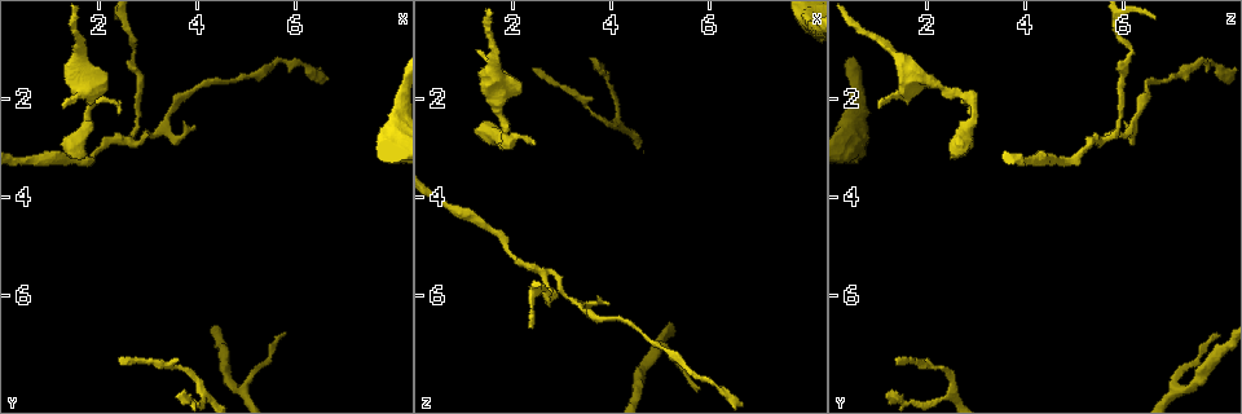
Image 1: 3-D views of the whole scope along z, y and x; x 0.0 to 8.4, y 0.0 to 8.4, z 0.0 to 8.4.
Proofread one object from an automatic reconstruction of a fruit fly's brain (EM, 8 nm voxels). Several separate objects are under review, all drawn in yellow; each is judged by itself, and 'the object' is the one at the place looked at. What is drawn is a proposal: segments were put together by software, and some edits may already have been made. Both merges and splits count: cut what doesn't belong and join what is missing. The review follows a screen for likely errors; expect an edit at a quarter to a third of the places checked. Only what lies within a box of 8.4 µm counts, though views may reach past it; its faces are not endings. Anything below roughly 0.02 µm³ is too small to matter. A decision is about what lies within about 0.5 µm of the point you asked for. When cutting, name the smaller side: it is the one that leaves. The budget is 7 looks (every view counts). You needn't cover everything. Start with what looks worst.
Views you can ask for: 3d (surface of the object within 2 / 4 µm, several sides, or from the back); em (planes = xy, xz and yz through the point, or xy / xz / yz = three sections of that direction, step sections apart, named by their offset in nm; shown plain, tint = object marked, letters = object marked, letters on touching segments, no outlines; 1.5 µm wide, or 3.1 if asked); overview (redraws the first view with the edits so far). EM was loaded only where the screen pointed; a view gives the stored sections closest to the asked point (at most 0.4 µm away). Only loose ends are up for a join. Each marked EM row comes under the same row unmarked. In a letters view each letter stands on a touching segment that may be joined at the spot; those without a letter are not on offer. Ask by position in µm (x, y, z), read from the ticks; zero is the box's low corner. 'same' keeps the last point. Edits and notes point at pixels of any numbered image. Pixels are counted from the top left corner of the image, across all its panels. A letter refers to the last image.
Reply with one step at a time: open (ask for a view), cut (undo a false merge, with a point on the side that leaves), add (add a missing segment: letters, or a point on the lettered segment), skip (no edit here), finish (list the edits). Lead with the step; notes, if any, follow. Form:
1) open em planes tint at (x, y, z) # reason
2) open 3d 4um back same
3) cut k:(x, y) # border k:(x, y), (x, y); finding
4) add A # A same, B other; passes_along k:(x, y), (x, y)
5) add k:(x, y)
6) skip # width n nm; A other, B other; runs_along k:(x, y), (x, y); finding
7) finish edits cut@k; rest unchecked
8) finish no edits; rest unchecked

open 3d 4um at (2.45, 2.30, 2.85) # tapers out

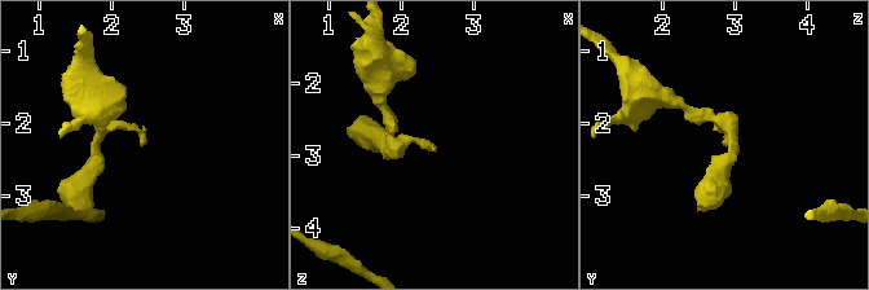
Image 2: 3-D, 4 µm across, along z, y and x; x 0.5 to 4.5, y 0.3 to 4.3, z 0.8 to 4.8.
open em xz step 8 letters at (2.45, 2.35, 2.85)

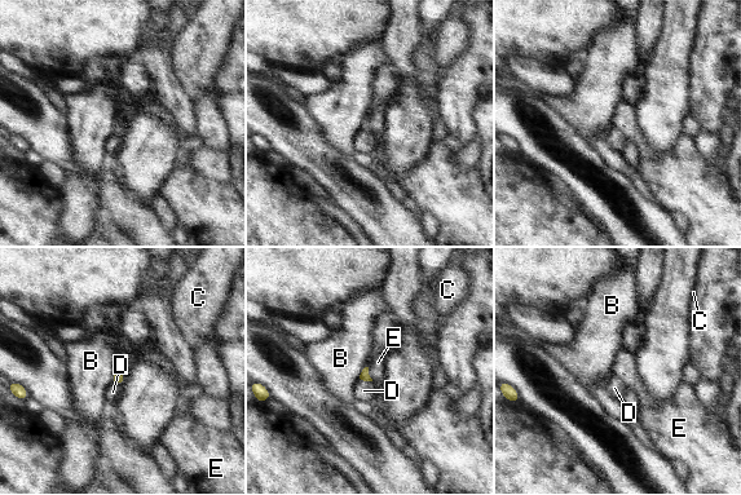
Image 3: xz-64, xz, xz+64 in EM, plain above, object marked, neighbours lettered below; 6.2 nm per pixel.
open em xy step 4 letters same # cut it another way

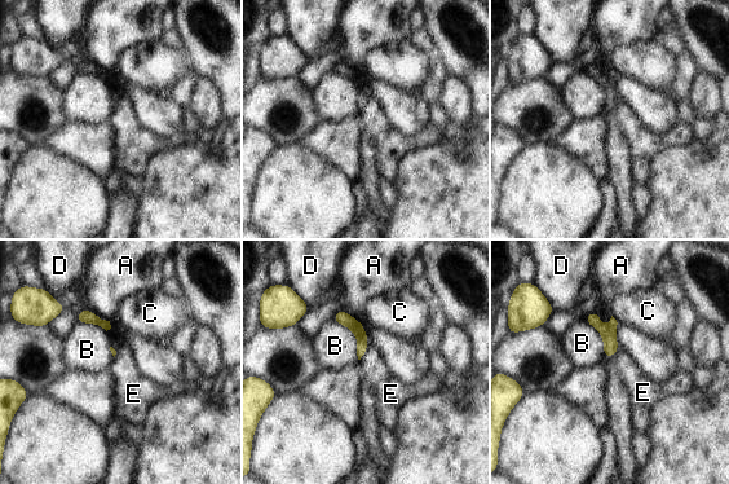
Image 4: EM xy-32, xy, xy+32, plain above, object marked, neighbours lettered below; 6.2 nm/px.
skip # A other, B other, C other, D other, E other; border 4:(369, 346), (359, 360); no lettered segment goes on from it

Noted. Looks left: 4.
open 3d 2um at (2.40, 7.30, 1.35) # free end

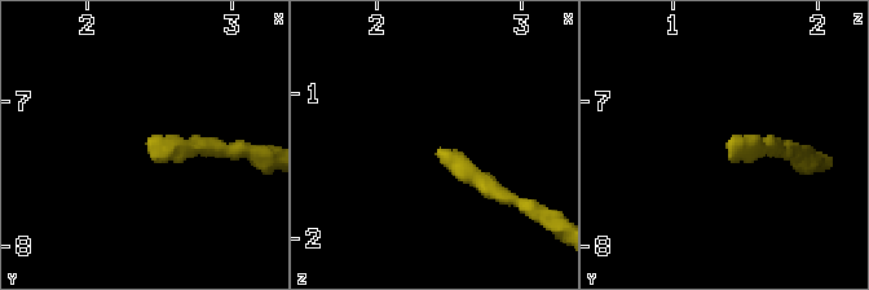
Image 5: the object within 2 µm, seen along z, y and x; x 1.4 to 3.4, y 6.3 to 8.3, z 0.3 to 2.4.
open em xz step 4 letters at (2.44, 7.28, 1.36) # shape alone is not enough

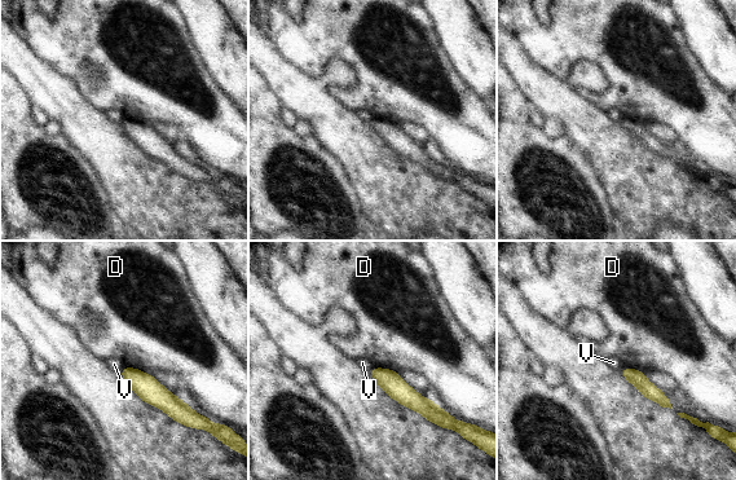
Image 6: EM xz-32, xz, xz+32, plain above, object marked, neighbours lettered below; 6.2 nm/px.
open em planes letters same # another direction

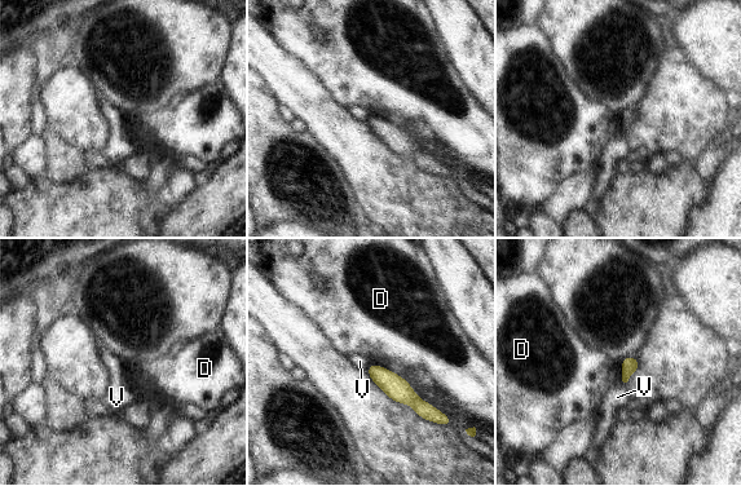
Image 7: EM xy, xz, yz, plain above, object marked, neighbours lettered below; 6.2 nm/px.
skip # D other, V other; none of them fits

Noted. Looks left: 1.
finish no edits; rest unchecked

